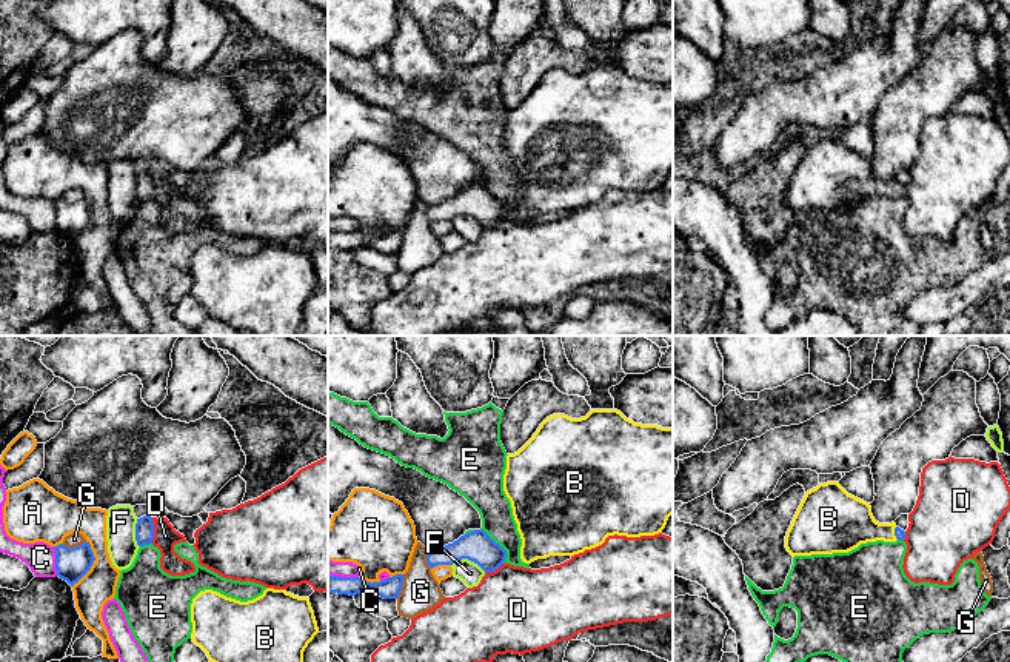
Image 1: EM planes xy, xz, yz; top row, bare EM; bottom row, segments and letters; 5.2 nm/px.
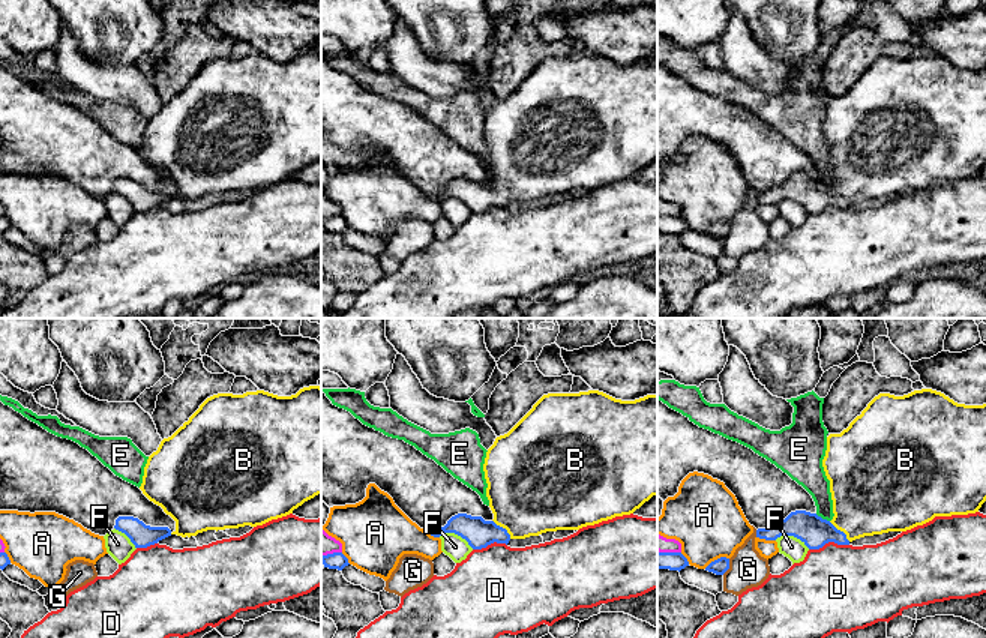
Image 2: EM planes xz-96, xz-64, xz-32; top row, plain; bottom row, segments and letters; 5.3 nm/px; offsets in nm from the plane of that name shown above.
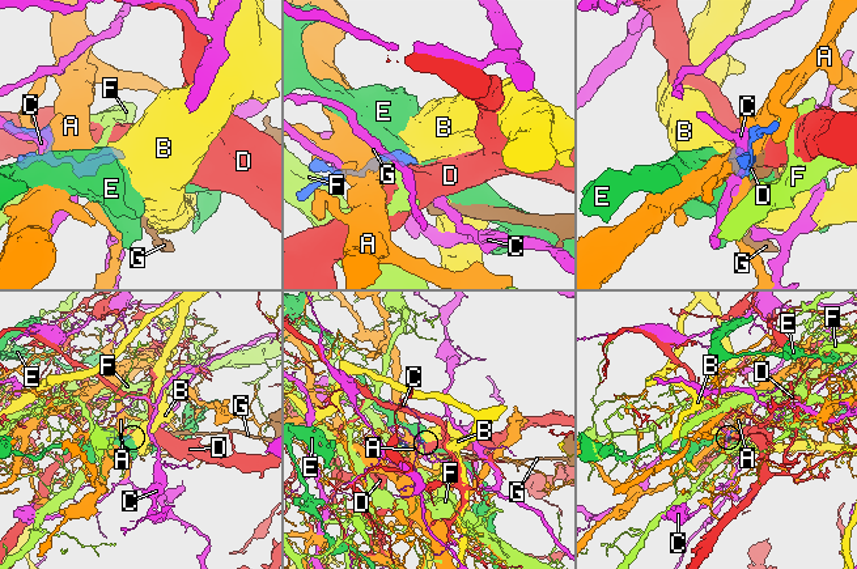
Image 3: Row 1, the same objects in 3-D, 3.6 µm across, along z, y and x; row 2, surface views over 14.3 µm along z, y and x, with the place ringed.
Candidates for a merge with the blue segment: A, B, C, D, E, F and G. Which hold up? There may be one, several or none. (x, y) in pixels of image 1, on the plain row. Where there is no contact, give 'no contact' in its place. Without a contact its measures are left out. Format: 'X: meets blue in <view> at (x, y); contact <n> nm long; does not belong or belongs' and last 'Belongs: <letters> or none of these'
A: meets blue in xy at (93, 217); contact 260 nm long; does not belong
B: meets blue in yz at (895, 188); contact 70 nm long; belongs
C: meets blue in xy at (56, 216); contact 150 nm long; does not belong
D: meets blue in xy at (153, 185); contact 140 nm long; does not belong
E: meets blue in xz at (499, 200); contact 220 nm long; does not belong
F: meets blue in xz at (468, 214); contact 190 nm long; does not belong
G: meets blue in xz at (401, 242); contact 140 nm long; does not belong
Belongs: B

